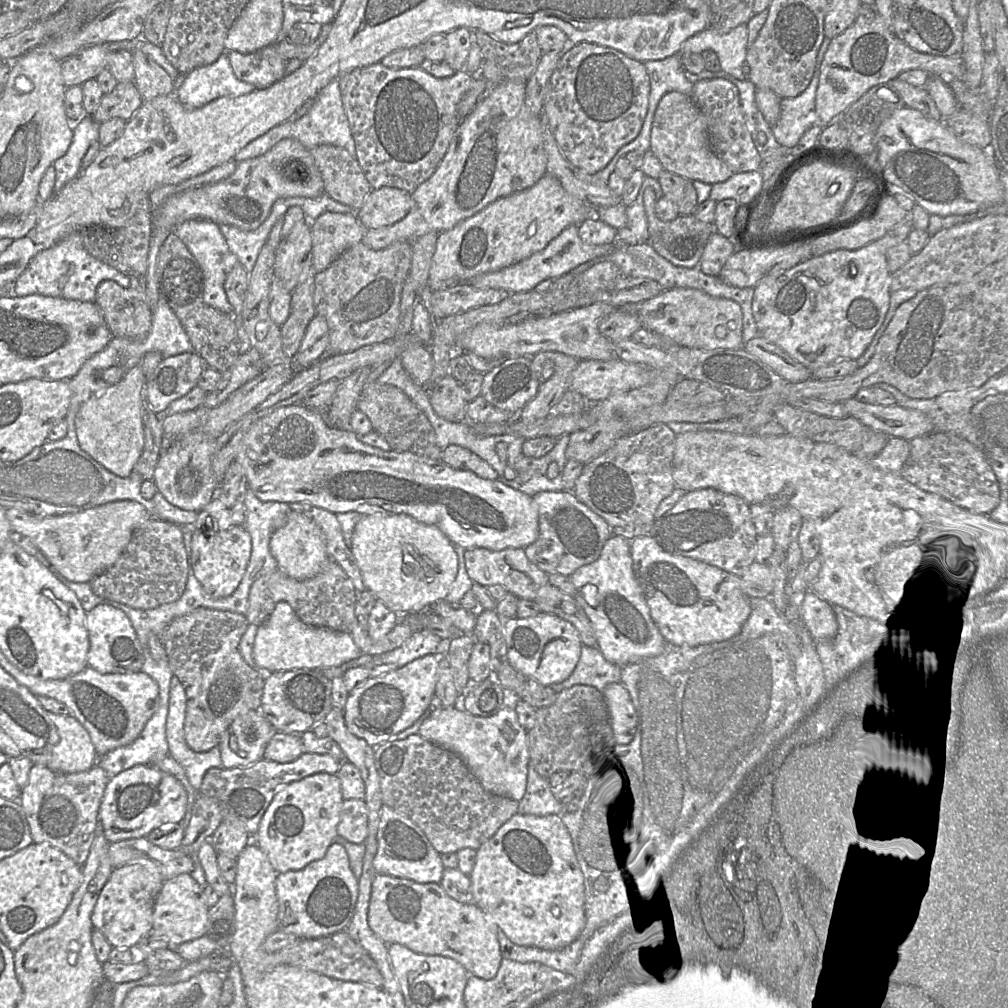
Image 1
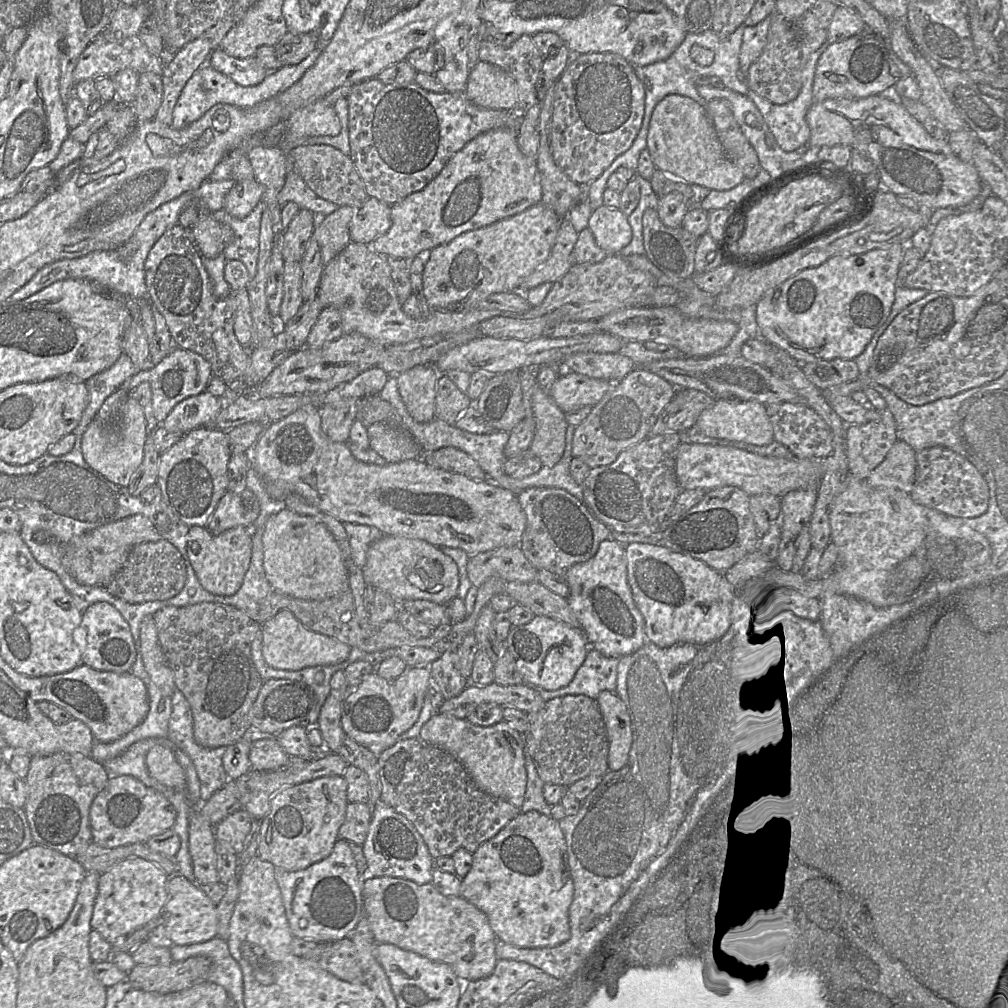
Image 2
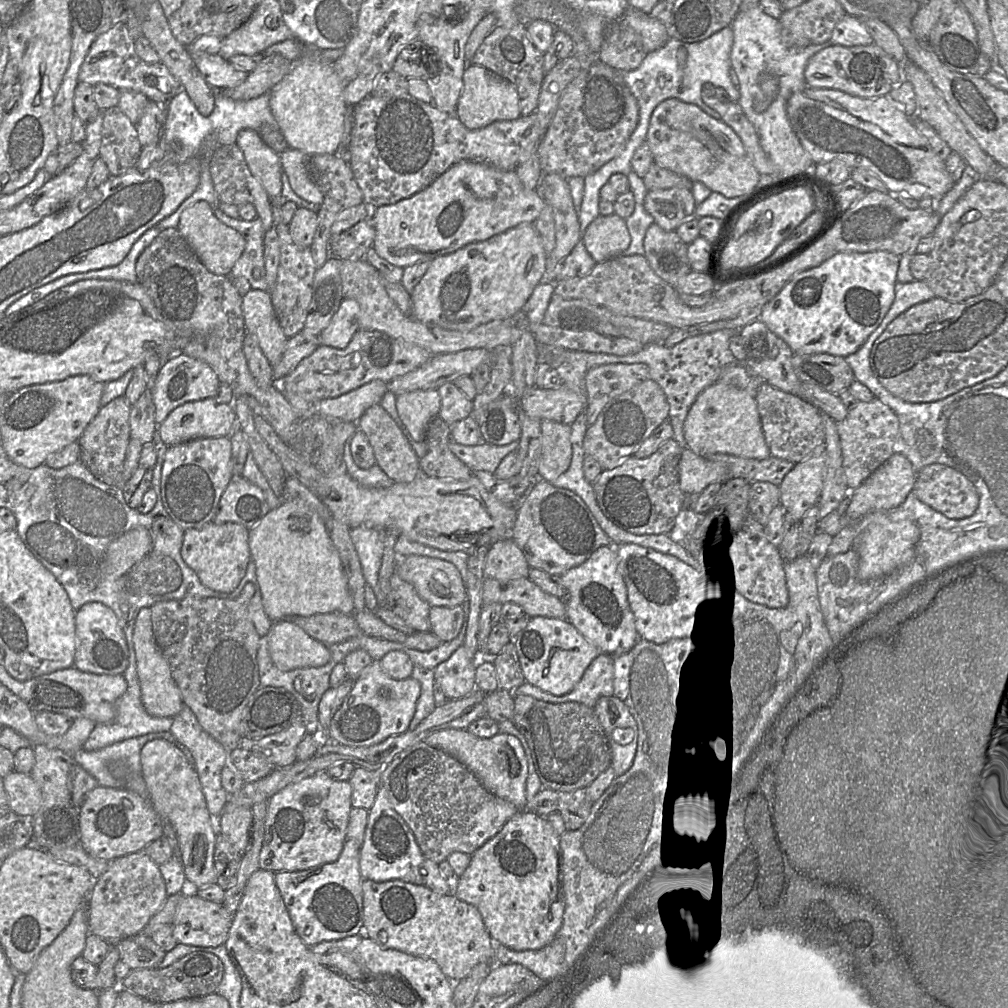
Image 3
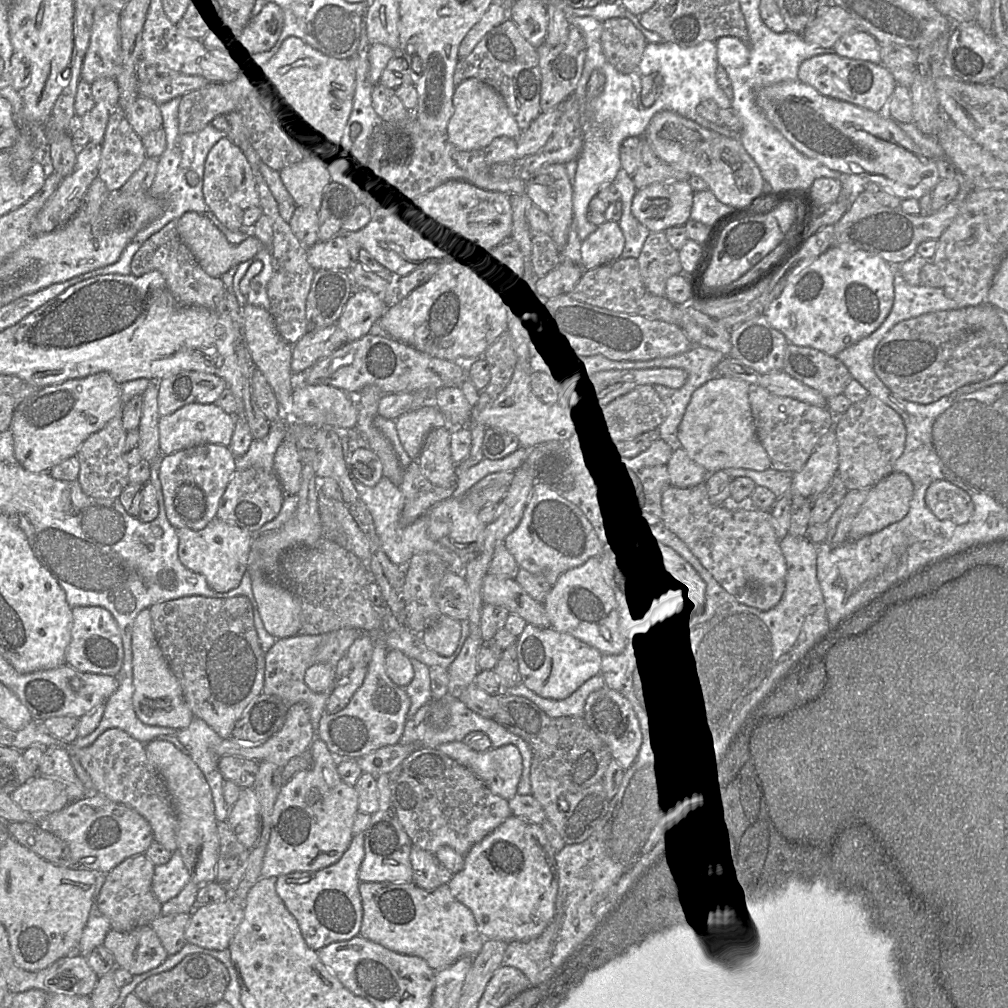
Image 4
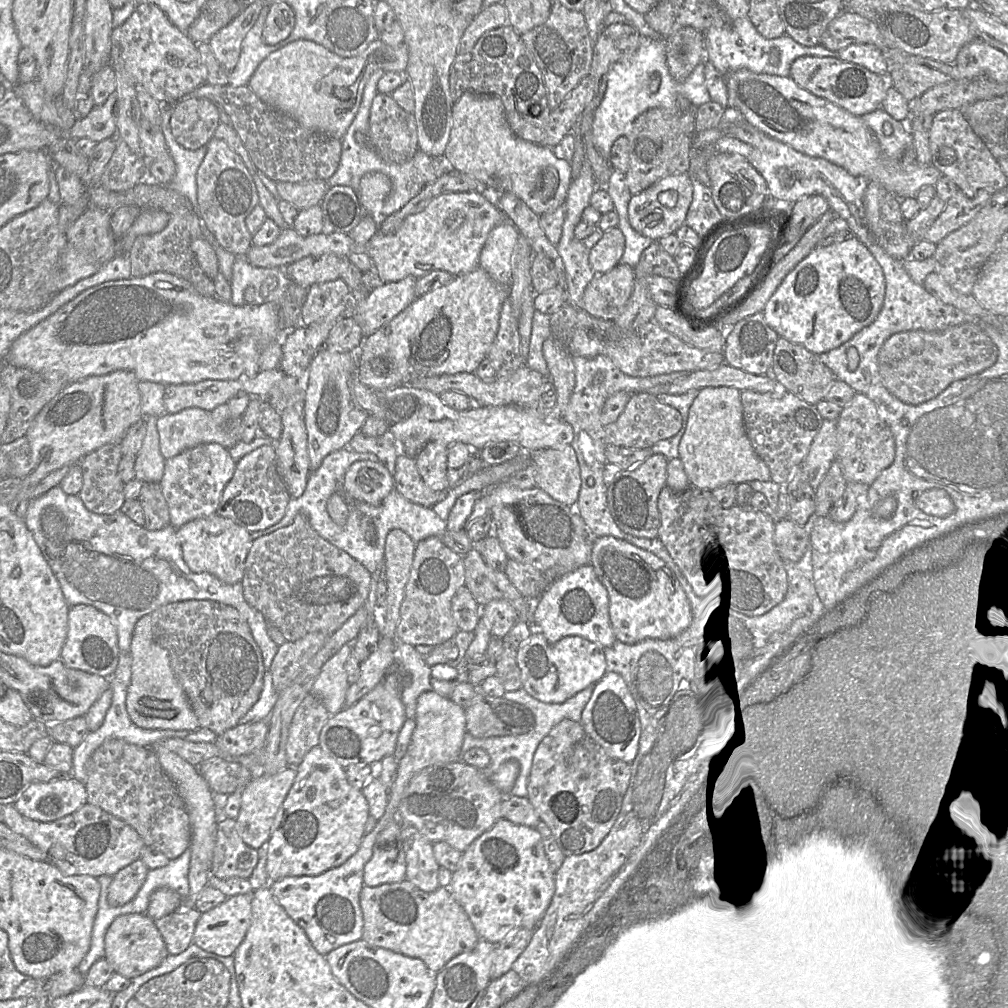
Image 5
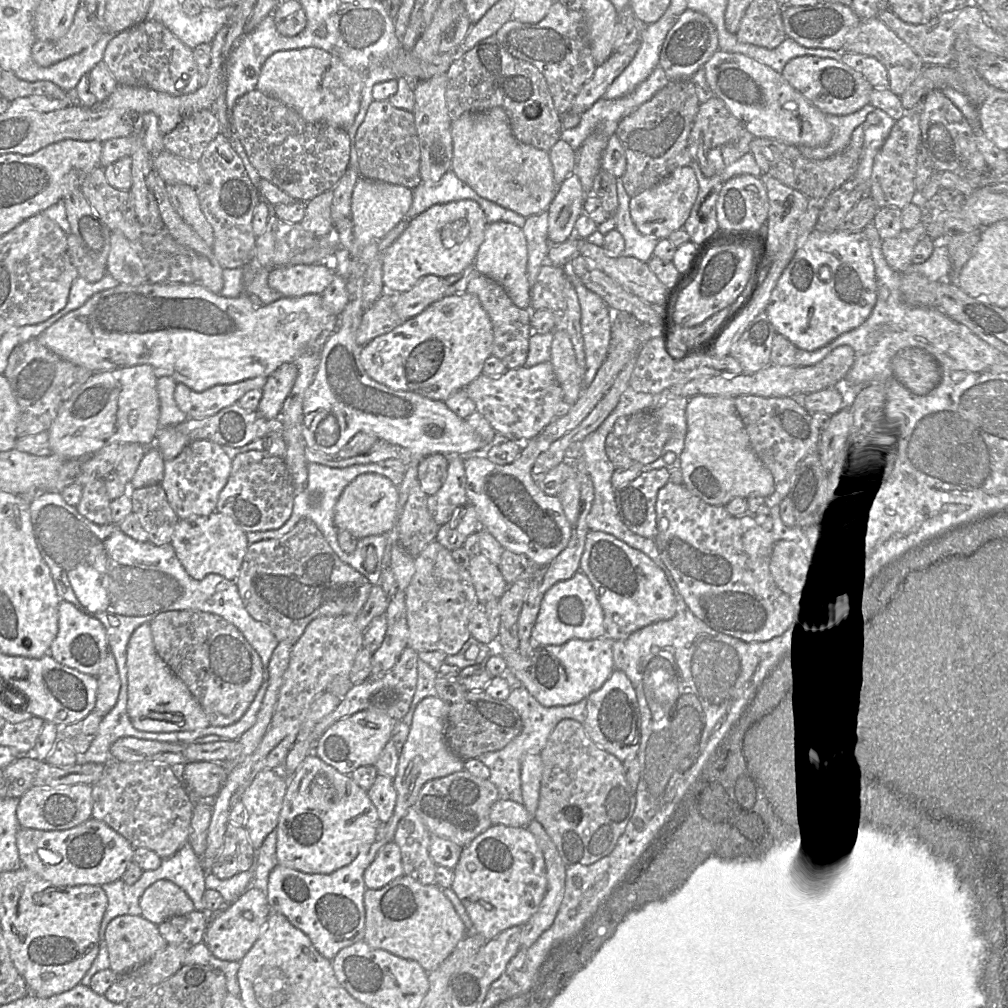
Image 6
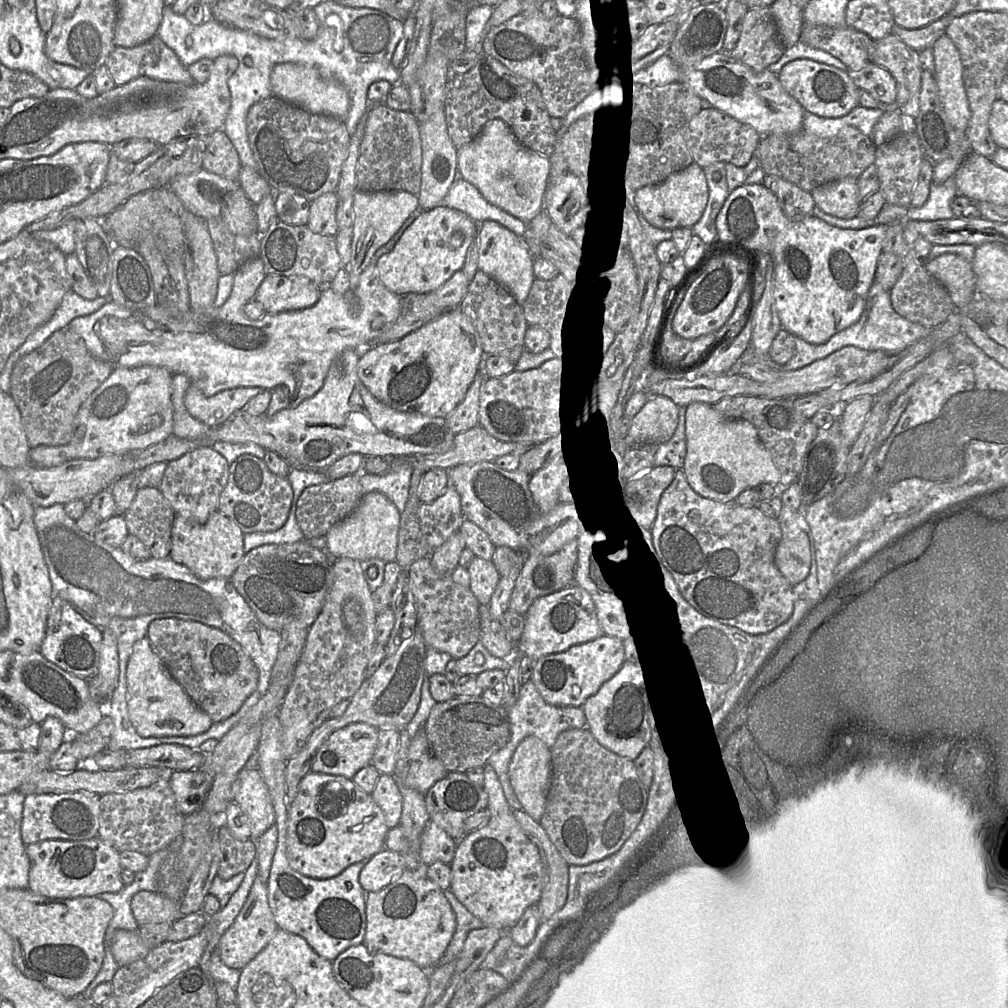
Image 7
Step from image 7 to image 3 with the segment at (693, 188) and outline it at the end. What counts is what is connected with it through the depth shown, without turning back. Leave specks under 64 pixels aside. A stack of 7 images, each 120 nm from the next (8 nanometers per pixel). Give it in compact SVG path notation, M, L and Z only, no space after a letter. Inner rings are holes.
M669 188L648 191L644 199L645 210L665 231L675 231L684 221L695 216L696 202L691 190L686 188Z

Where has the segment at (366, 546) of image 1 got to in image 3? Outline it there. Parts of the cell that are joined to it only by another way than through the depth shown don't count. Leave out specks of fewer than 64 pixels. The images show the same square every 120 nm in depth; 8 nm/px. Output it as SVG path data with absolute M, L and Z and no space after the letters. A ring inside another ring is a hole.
M418 555L399 557L397 573L401 579L413 585L419 597L431 607L441 606L452 608L462 606L467 599L467 590L461 574L451 562Z

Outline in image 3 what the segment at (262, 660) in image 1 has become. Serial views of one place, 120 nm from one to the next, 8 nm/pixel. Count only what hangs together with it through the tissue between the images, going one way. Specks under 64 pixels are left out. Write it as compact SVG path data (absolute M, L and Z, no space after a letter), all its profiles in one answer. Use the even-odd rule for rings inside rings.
M290 619L273 622L266 636L270 657L282 671L320 667L330 660L328 646L309 636Z

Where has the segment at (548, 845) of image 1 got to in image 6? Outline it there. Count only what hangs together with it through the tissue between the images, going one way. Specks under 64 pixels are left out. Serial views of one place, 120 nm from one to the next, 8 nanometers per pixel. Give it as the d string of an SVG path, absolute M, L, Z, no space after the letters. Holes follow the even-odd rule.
M491 825L462 849L453 872L451 888L464 905L473 931L485 940L526 923L538 909L547 888L544 857L527 827Z

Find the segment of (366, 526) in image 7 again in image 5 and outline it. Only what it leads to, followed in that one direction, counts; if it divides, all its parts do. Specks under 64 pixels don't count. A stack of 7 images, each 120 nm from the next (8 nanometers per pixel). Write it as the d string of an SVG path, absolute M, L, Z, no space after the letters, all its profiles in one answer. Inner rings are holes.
M356 461L345 474L345 495L355 502L379 506L394 488L393 475L379 461Z

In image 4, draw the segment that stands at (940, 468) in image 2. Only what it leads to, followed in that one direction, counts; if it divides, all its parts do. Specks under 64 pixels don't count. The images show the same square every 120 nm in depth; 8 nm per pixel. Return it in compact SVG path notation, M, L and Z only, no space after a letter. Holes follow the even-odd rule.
M937 480L929 485L925 503L937 518L955 524L966 523L974 508L966 491L945 480Z

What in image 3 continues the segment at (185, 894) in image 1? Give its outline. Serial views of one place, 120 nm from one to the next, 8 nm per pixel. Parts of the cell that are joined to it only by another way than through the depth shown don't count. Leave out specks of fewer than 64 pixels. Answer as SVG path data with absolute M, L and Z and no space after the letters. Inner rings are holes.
M180 894L172 921L173 937L177 943L191 946L217 947L223 945L228 937L233 916L234 913L228 912L223 903L205 900L196 894Z

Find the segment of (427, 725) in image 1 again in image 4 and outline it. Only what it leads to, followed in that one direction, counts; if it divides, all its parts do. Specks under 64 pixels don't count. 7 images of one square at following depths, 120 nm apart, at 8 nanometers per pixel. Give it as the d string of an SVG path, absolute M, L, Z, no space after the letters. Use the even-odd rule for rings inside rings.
M459 741L441 744L437 749L470 770L493 794L507 801L517 794L523 766L521 754L516 746L507 744L484 752L476 752L466 746L463 741Z

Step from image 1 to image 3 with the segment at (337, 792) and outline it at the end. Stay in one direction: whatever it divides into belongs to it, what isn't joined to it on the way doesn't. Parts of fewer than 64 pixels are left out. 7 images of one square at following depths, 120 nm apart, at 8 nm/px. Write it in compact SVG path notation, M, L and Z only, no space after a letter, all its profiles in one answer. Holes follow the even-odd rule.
M325 770L289 784L268 800L265 821L265 835L259 856L259 867L274 873L281 871L302 871L335 862L346 841L349 822L352 787L349 781L336 781Z

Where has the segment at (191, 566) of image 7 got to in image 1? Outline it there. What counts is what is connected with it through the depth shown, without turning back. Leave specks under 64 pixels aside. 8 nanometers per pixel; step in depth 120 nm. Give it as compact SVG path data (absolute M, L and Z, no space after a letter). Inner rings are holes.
M230 526L210 539L203 532L192 530L190 558L194 575L203 590L214 598L231 595L246 571L251 550L251 537L243 526Z

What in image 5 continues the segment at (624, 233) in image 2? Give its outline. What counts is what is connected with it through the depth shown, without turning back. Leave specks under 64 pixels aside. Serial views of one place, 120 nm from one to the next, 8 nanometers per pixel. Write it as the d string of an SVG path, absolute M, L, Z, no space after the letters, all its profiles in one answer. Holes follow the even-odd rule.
M618 226L605 231L589 250L589 263L595 274L606 273L621 263L624 249L625 237Z

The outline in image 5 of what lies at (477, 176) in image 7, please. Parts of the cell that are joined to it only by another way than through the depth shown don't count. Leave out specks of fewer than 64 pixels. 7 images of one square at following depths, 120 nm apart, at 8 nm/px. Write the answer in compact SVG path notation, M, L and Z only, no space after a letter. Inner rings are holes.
M467 91L453 104L452 119L445 158L454 170L468 174L483 170L488 175L499 178L503 182L504 191L515 194L539 216L564 205L572 181L571 164L552 148L519 138L510 128L503 102L498 96Z

